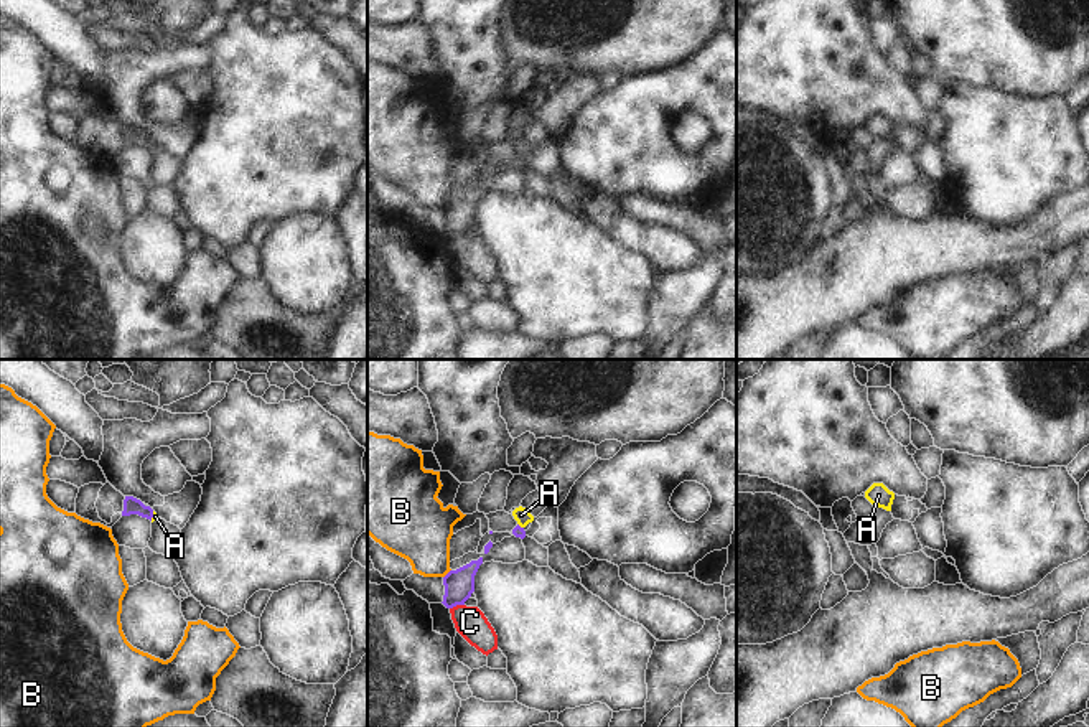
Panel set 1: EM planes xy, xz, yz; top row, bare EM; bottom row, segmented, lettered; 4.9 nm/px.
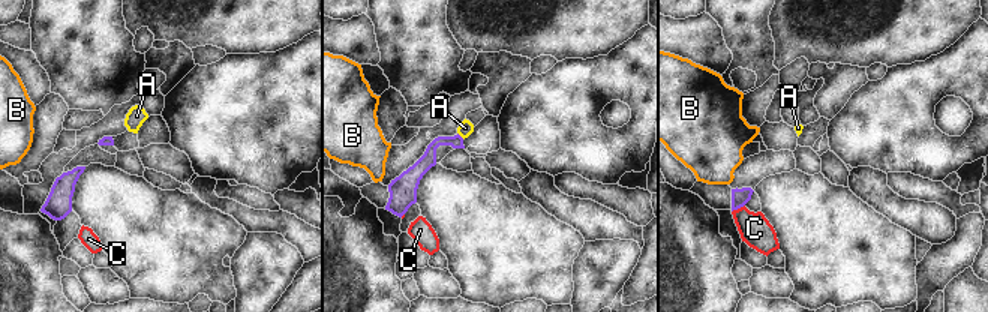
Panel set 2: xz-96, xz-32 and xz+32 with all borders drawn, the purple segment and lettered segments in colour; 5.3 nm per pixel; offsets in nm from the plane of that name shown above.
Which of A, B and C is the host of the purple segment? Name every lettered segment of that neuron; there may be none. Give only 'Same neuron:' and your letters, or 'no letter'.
Same neuron: A

